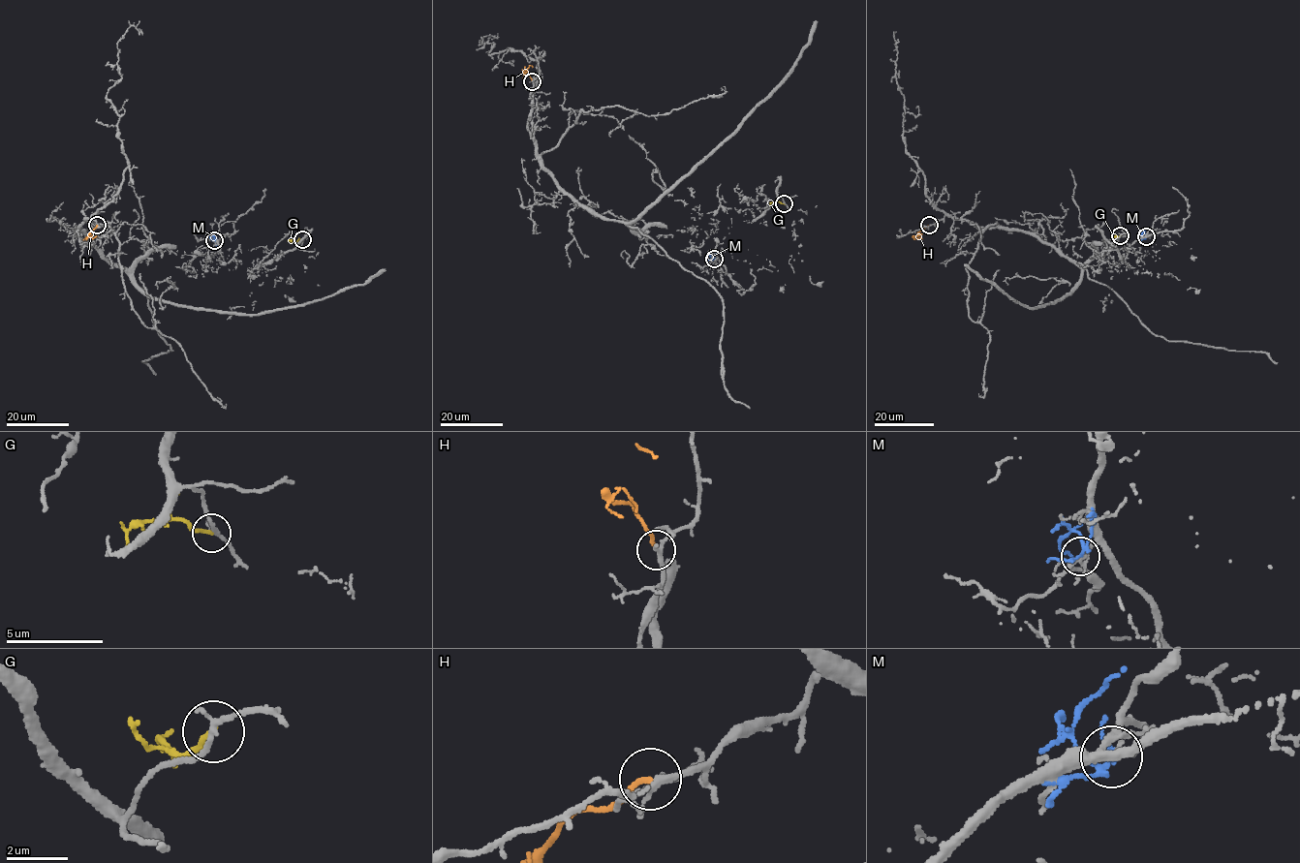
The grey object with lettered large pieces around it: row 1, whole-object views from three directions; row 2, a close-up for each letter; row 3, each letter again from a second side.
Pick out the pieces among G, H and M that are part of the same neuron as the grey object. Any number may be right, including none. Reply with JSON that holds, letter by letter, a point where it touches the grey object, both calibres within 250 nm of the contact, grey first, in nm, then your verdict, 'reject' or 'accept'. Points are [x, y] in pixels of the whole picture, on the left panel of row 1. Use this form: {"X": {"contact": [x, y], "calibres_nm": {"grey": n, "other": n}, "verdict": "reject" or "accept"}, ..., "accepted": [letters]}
{"G": {"contact": [302, 239], "calibres_nm": {"grey": 180, "other": 170}, "verdict": "reject"}, "H": {"contact": [97, 225], "calibres_nm": {"grey": 190, "other": 150}, "verdict": "accept"}, "M": {"contact": [214, 240], "calibres_nm": {"grey": 90, "other": 130}, "verdict": "reject"}, "accepted": ["H"]}

